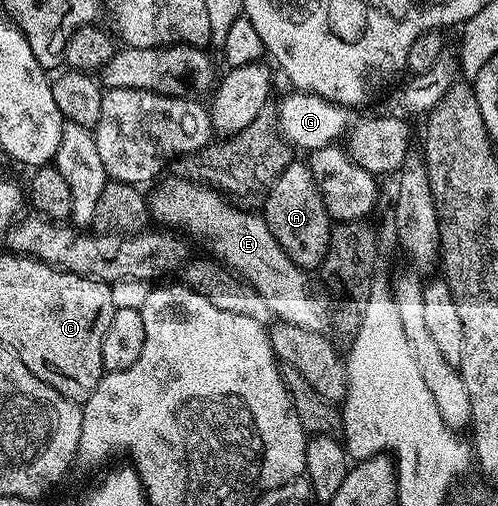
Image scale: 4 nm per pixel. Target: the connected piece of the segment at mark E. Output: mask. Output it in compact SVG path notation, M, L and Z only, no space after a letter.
M190 179L170 180L160 180L154 186L156 189L149 193L149 217L152 222L204 245L208 249L204 250L220 265L226 265L232 273L261 291L265 303L269 303L272 318L293 323L293 327L305 327L305 331L327 333L330 330L331 321L311 290L308 270L293 263L282 250L263 216L232 203L209 185L200 185Z

